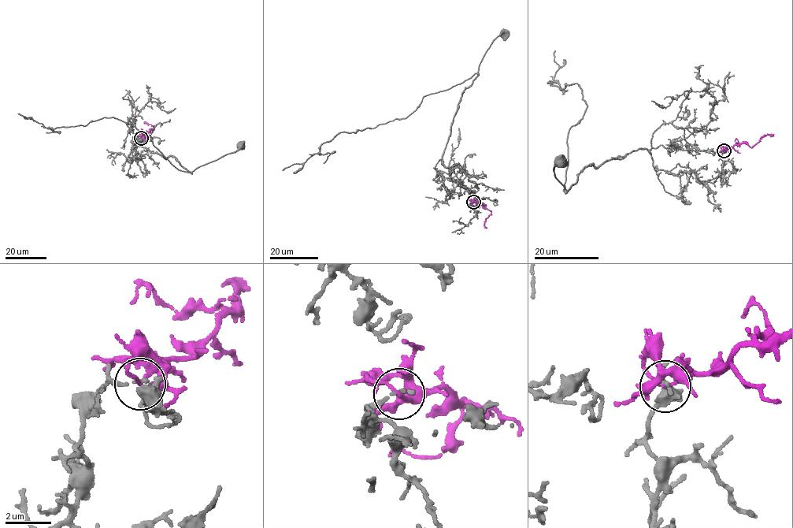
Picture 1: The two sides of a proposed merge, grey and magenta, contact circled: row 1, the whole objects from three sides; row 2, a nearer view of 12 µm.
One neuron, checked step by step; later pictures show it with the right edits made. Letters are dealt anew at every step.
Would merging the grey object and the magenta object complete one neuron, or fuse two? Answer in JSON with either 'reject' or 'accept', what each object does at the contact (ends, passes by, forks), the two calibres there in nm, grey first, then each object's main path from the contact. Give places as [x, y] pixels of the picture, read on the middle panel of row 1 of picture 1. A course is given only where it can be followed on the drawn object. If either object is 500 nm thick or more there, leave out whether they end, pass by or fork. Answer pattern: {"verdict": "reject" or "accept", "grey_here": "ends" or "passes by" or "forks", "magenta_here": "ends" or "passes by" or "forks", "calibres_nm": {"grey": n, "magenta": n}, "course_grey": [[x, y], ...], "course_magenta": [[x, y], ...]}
{"verdict": "reject", "grey_here": "ends", "magenta_here": "passes by", "calibres_nm": {"grey": 150, "magenta": 130}, "course_grey": [[473, 202], [475, 207], [476, 196], [462, 185], [459, 165], [443, 166], [442, 157], [461, 94], [505, 31]], "course_magenta": [[473, 202], [479, 201], [491, 212], [485, 222], [486, 228]]}

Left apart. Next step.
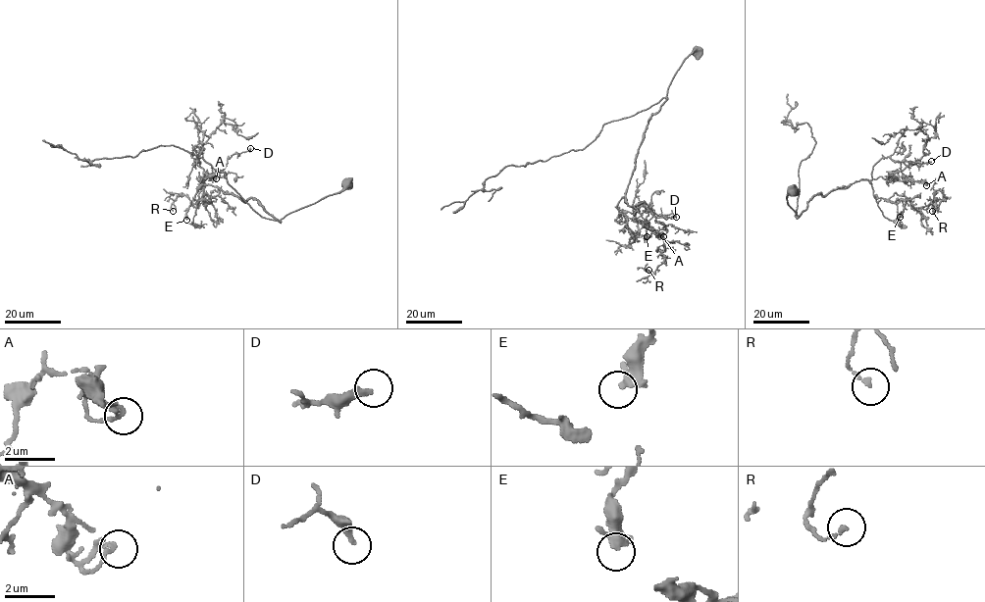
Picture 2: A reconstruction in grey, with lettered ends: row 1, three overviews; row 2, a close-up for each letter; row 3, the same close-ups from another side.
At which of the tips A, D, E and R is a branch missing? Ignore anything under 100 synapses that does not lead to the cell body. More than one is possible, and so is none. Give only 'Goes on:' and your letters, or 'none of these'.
Goes on: none of these

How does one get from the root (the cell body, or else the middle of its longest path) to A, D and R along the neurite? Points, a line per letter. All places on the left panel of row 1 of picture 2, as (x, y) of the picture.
A: (349, 183), (279, 220), (256, 200), (243, 201), (214, 185), (198, 184), (202, 178), (212, 175), (216, 178)
D: (349, 183), (279, 220), (256, 200), (243, 201), (214, 185), (198, 185), (223, 171), (228, 158), (250, 148)
R: (349, 183), (279, 220), (208, 184), (205, 204), (201, 191), (173, 211)

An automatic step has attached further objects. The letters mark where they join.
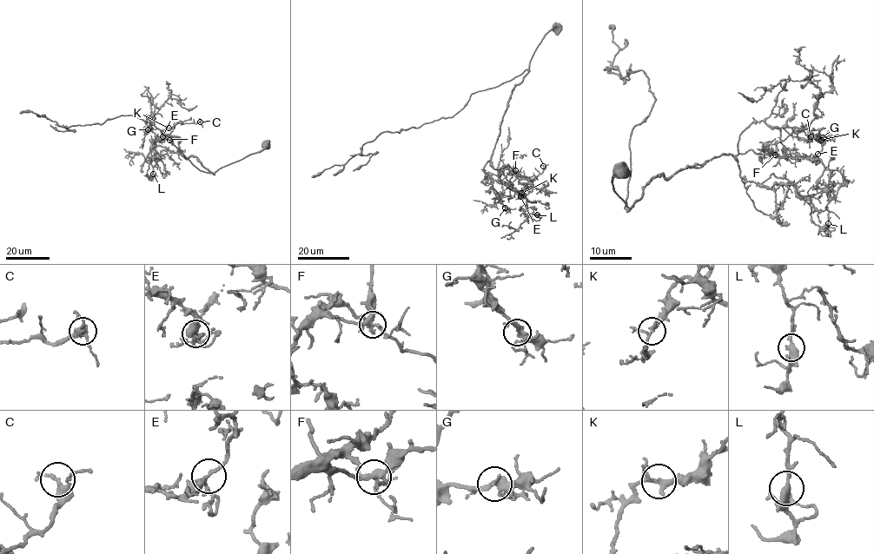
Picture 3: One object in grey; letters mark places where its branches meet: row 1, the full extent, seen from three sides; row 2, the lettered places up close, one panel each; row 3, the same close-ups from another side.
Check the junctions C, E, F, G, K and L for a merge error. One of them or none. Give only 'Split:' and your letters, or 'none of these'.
Split: none of these

